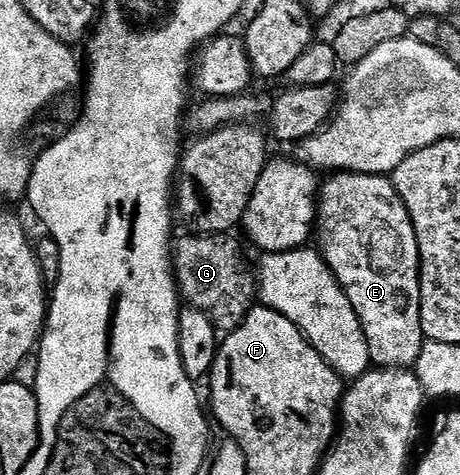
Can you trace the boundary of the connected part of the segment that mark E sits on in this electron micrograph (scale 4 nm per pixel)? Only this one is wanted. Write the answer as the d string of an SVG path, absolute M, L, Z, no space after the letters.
M335 172L321 182L316 198L317 252L340 283L352 311L360 319L364 339L368 343L371 366L380 369L410 369L417 366L424 344L420 319L420 271L418 244L412 219L389 176L376 173Z

